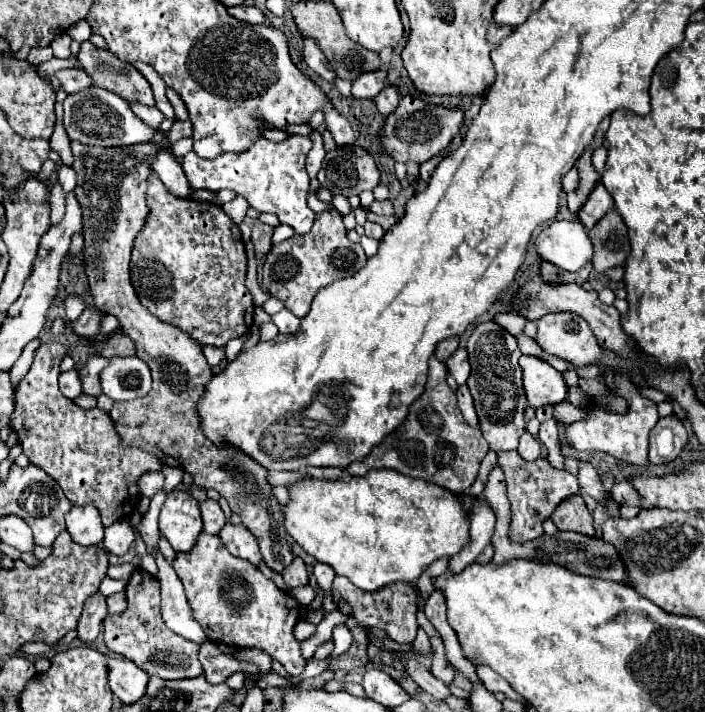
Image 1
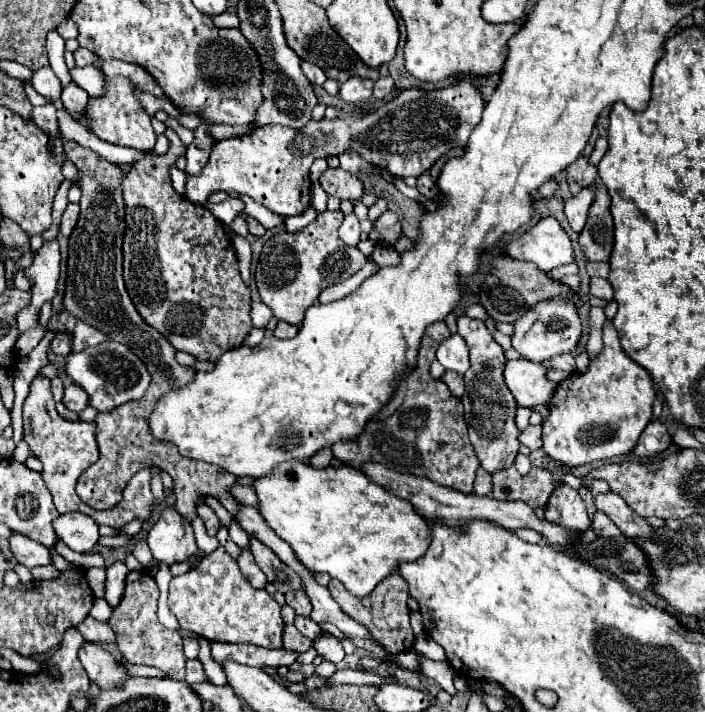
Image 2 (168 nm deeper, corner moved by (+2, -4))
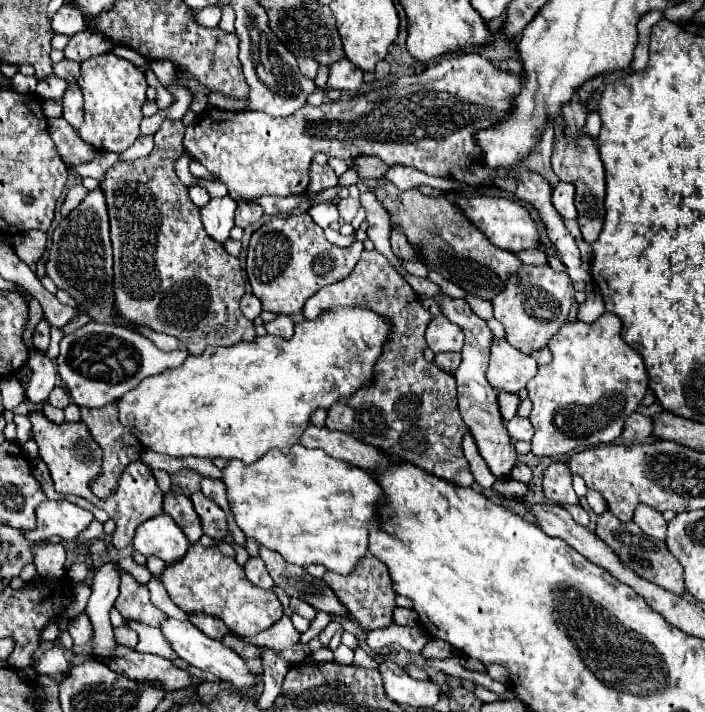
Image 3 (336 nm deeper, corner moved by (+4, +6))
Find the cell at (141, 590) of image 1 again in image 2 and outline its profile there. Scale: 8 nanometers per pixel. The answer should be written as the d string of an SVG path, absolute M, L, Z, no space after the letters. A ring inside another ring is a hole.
M139 570L129 572L125 582L125 594L121 598L121 604L113 610L113 616L109 620L111 628L117 634L117 646L127 662L133 664L147 664L161 668L169 678L185 680L185 654L183 654L183 640L179 638L179 632L173 632L159 624L157 620L157 600L159 600L159 588L155 580Z

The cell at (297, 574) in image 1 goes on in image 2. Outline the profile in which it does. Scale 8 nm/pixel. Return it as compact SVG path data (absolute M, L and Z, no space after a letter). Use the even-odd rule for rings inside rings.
M285 594L287 604L295 610L295 614L299 616L309 616L311 614L311 602L307 598L307 594Z

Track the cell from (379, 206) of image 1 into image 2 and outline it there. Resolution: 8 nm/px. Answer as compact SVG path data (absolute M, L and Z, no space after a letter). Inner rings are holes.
M387 210L381 214L381 218L375 222L375 230L381 234L381 242L387 246L395 246L397 240L403 236L401 222L395 212Z

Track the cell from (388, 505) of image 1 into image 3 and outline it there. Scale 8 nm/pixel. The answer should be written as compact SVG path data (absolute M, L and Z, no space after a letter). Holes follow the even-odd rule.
M303 444L291 446L289 454L283 454L279 448L269 450L255 464L231 460L229 466L223 468L223 482L227 486L235 522L245 536L269 550L279 552L287 562L303 568L309 564L323 564L331 572L349 576L353 568L369 554L369 532L381 528L377 506L383 500L383 492L377 480L357 466L349 466L347 462L331 458L323 450L311 450Z

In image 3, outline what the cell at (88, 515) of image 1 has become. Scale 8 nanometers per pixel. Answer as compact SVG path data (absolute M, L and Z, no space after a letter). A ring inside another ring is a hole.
M47 500L37 506L37 528L23 532L30 543L41 538L61 536L63 540L75 540L93 522L93 514L67 500Z

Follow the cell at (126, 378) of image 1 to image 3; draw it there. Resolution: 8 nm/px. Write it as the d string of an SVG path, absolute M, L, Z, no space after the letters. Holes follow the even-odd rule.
M87 322L85 326L81 326L79 330L67 334L73 336L73 342L67 346L65 350L65 338L61 340L61 354L57 356L57 370L59 376L65 382L65 388L71 394L71 400L79 406L87 406L87 408L101 408L109 402L119 400L125 392L133 390L143 378L147 376L155 376L167 368L179 368L185 362L185 356L189 356L187 350L173 350L173 352L161 352L149 338L131 332L127 328L121 326L109 326L109 324L99 324L99 322Z

